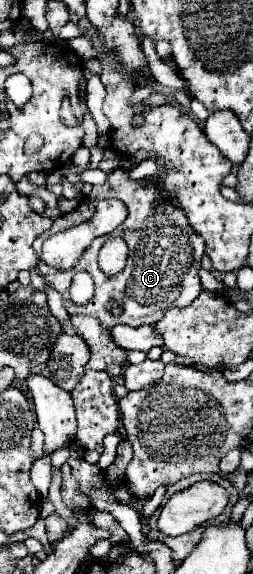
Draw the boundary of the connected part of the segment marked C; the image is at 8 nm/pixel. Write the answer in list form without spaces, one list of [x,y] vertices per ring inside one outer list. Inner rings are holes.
[[[118,167],[108,175],[108,183],[104,187],[94,187],[88,197],[106,199],[106,195],[122,201],[128,207],[128,217],[124,219],[124,223],[112,235],[96,239],[88,247],[88,251],[84,251],[82,259],[78,261],[78,265],[74,265],[74,269],[58,271],[38,261],[36,271],[44,277],[48,285],[52,285],[64,297],[64,307],[70,315],[98,315],[100,325],[104,329],[110,329],[112,325],[120,323],[130,327],[156,325],[168,307],[190,305],[200,295],[202,285],[198,269],[200,257],[204,255],[204,239],[194,233],[194,229],[188,225],[186,215],[178,209],[172,197],[160,193],[152,177],[144,181],[130,181],[126,171]],[[110,237],[122,237],[130,249],[126,267],[116,275],[102,273],[96,261],[102,243]],[[78,271],[90,273],[96,285],[96,293],[86,305],[74,305],[68,297],[68,287]]]

